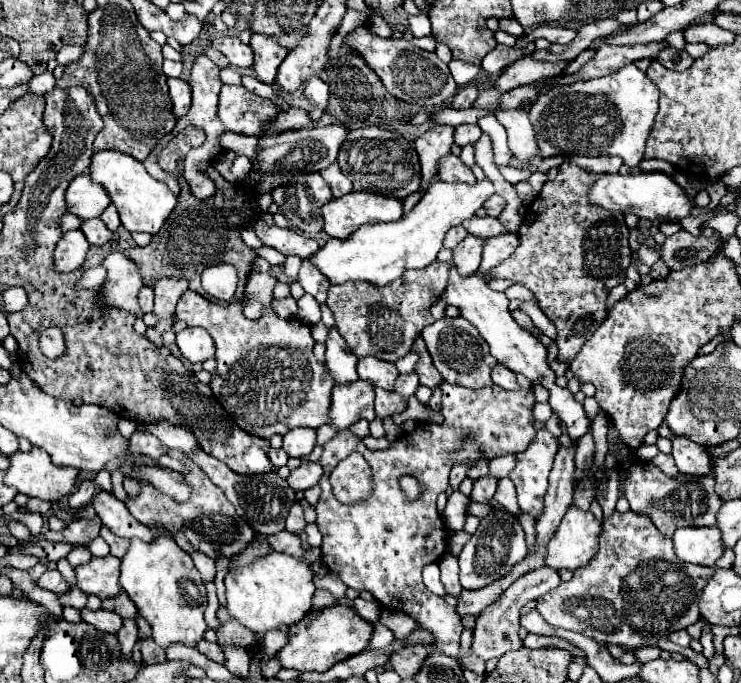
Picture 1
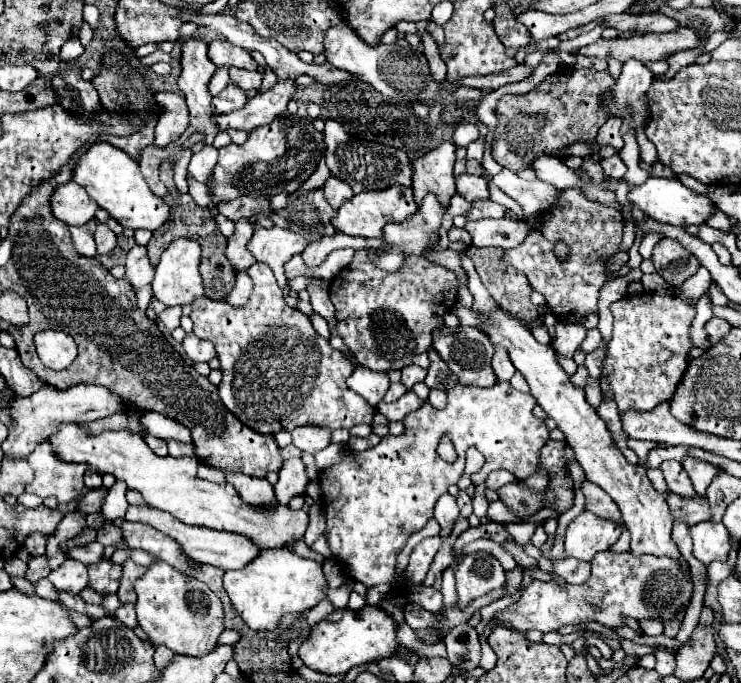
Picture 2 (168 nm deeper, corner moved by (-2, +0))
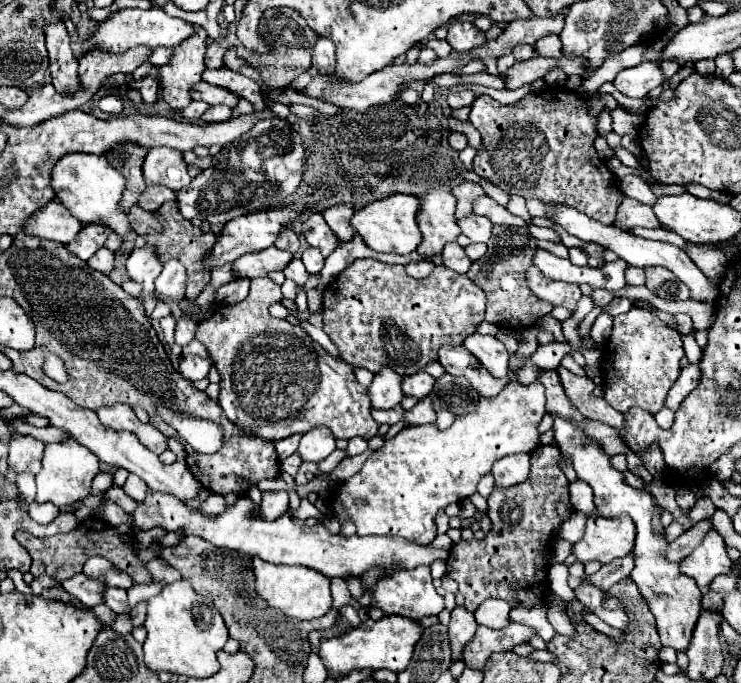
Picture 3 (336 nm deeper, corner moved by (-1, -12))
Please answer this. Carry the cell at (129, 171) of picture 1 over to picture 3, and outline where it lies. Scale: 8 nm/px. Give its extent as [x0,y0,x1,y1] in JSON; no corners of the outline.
[52,154,134,238]

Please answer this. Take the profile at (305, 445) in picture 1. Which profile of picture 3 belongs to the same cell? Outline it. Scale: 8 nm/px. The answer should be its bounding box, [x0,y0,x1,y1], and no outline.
[298,428,336,462]

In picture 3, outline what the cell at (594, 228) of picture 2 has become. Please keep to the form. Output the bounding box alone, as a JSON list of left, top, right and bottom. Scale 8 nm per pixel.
[526,266,582,310]

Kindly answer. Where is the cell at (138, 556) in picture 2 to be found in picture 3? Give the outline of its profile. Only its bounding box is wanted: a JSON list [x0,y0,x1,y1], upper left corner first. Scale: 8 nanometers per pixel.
[146,558,180,582]

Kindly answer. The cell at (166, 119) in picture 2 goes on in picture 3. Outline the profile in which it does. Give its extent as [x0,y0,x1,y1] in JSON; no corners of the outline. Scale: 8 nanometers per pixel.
[142,146,192,190]

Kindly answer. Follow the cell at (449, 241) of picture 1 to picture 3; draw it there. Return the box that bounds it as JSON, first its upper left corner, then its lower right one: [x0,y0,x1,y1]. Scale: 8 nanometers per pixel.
[442,242,470,274]

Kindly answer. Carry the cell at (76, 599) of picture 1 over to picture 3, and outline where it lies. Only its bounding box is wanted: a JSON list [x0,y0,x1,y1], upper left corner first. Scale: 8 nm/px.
[92,604,116,624]

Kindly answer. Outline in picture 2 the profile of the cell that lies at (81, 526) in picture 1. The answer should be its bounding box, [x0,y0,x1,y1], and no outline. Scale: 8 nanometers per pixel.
[67,542,103,566]

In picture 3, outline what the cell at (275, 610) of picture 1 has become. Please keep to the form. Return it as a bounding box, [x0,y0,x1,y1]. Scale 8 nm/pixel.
[252,558,332,620]

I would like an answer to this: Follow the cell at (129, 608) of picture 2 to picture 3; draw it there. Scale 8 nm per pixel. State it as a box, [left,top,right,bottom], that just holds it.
[130,602,146,628]

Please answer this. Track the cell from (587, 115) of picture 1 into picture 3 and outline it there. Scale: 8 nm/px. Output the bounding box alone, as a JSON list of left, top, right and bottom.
[614,62,664,98]

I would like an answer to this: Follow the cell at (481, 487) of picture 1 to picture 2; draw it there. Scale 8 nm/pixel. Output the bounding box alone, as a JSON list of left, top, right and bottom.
[487,470,515,490]

